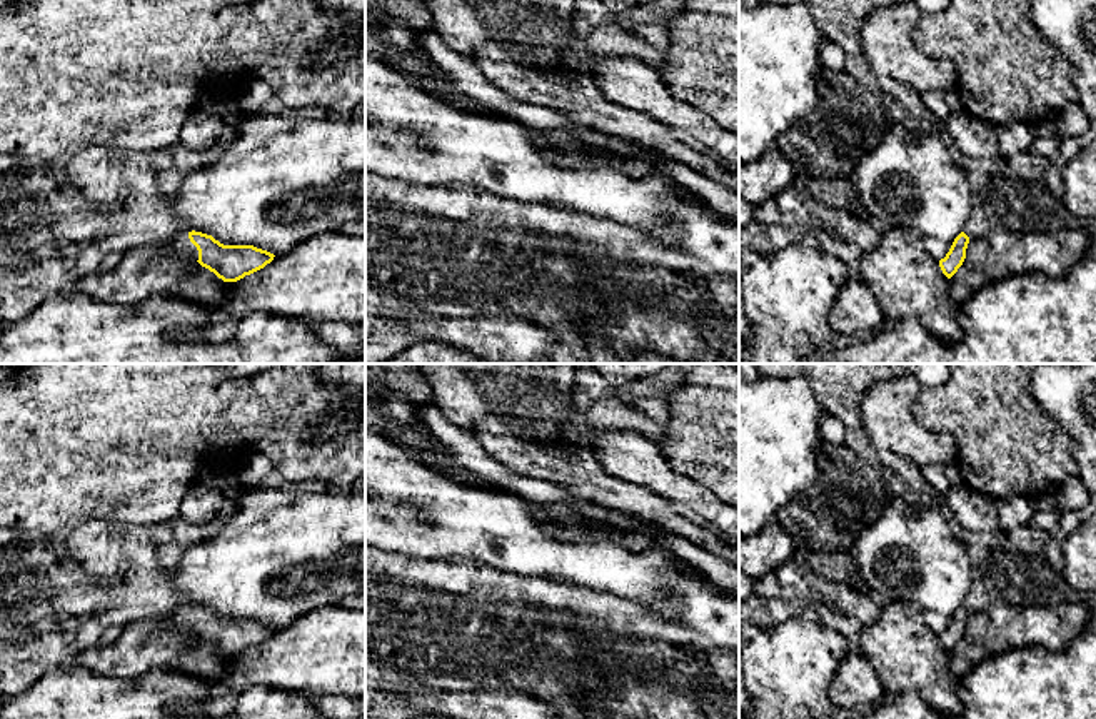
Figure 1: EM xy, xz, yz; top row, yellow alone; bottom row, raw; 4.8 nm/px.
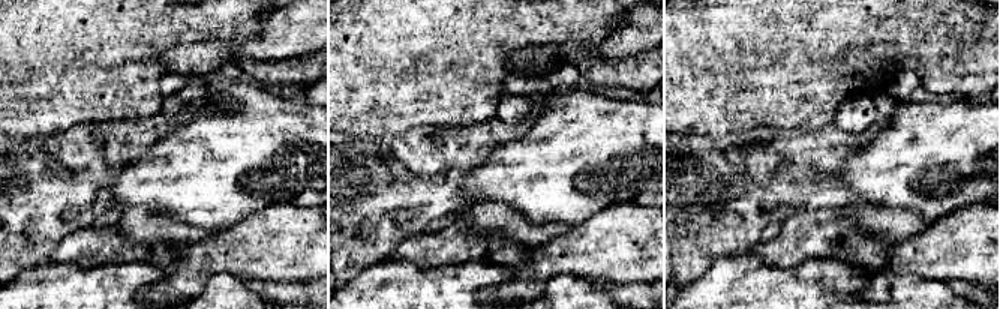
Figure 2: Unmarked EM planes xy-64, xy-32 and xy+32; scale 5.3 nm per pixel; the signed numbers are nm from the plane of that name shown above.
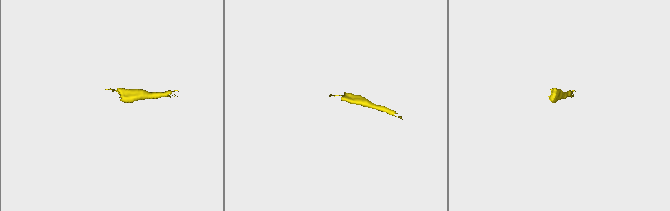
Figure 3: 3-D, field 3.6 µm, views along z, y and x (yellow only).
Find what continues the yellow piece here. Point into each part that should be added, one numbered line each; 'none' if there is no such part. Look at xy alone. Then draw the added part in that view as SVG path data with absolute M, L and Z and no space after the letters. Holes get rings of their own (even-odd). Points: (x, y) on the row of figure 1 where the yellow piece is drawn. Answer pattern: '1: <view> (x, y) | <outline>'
1: xy (180, 244) | M189 232L175 234L175 235L168 237L168 239L163 239L158 244L162 245L162 250L165 254L178 254L178 255L187 255L192 260L199 260L199 250L190 242Z

